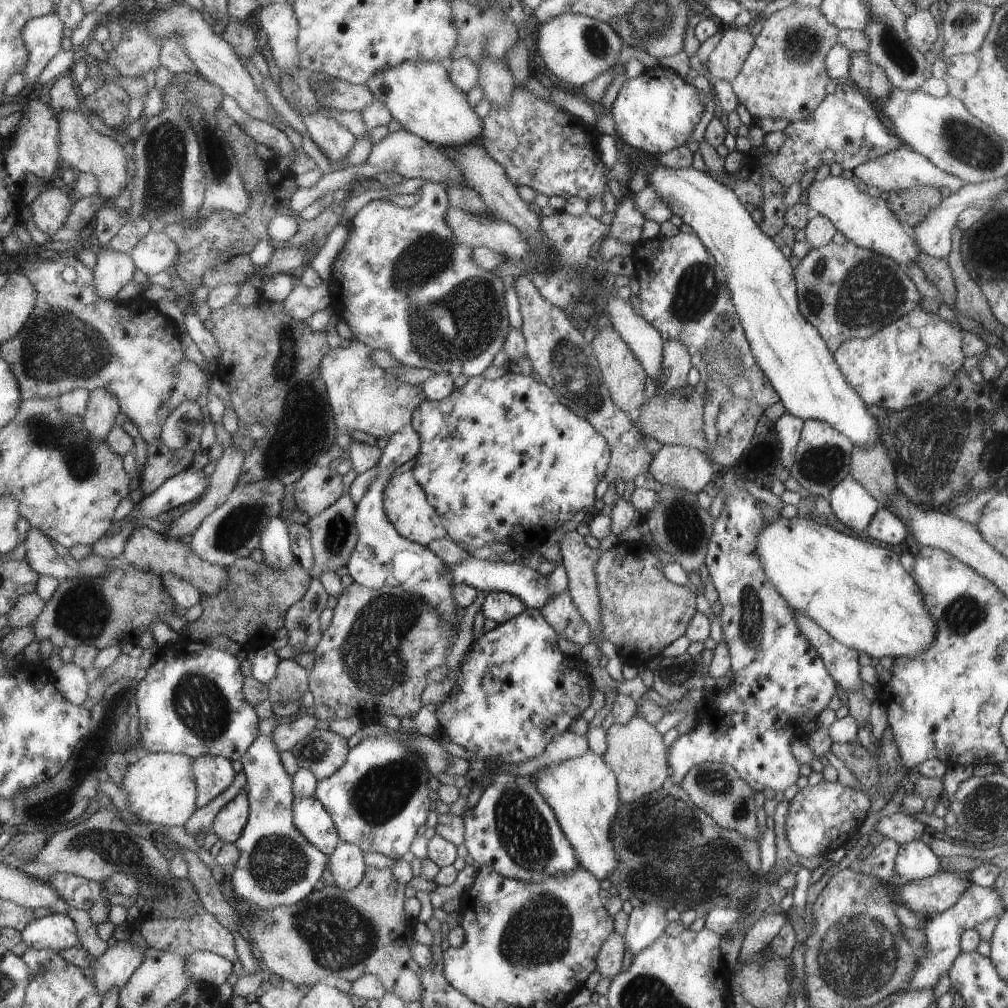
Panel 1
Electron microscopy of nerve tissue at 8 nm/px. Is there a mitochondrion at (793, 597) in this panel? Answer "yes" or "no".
no

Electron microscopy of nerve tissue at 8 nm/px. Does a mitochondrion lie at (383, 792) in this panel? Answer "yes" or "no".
yes

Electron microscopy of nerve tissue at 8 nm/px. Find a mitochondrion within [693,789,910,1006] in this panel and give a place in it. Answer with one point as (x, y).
(857, 956)

